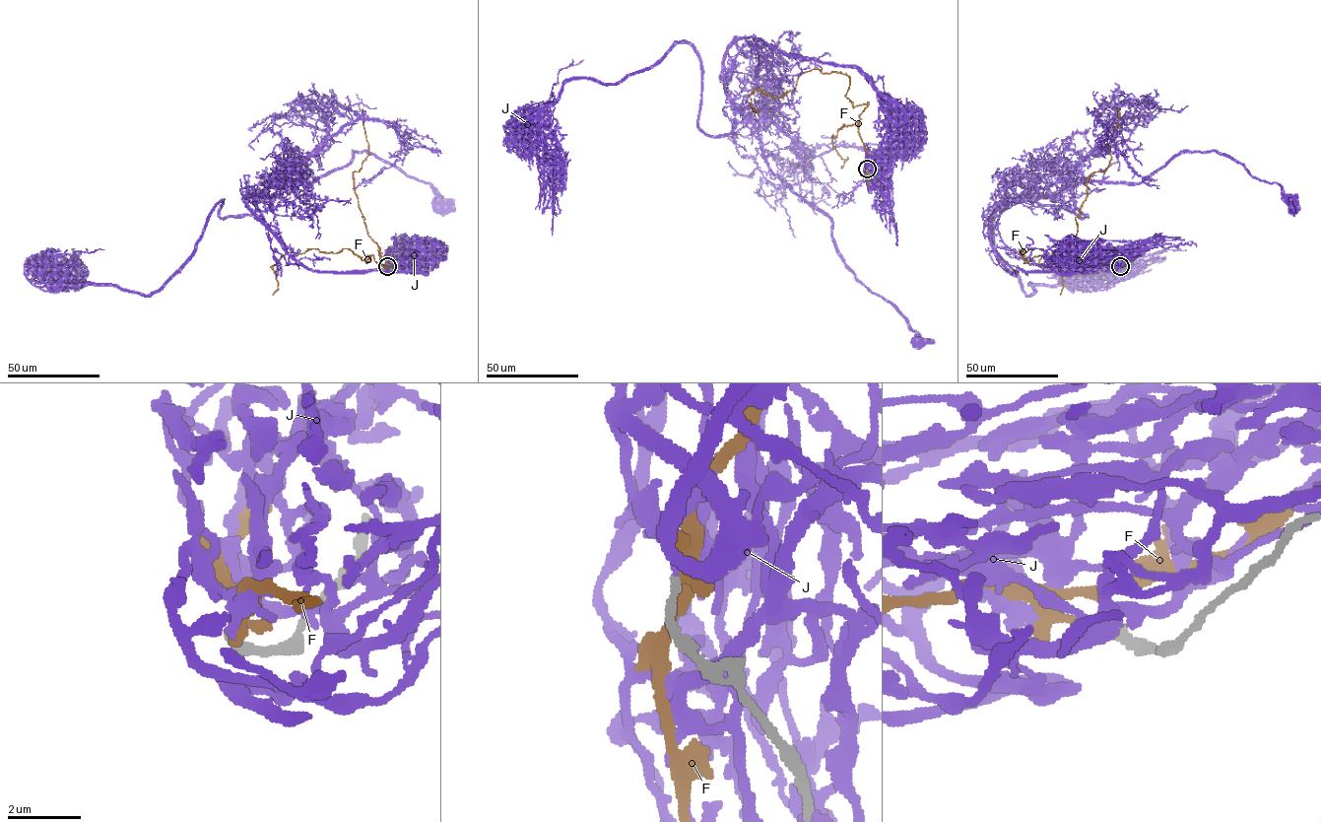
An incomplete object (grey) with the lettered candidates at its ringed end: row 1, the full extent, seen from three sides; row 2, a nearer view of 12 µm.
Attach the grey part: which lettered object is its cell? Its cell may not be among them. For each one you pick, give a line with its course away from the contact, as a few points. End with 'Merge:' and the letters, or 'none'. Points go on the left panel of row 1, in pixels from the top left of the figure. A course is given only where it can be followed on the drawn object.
J: via (388, 266), (426, 274), (308, 269), (244, 198), (279, 181), (311, 182), (365, 151), (429, 182), (438, 203)
Merge: J

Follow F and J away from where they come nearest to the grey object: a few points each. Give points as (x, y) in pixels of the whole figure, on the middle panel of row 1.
F: (867, 169), (868, 103), (845, 96), (847, 75), (812, 69), (781, 97), (758, 88), (752, 109)
J: (867, 169), (904, 113), (856, 68), (728, 46), (726, 96), (767, 167), (918, 343)

